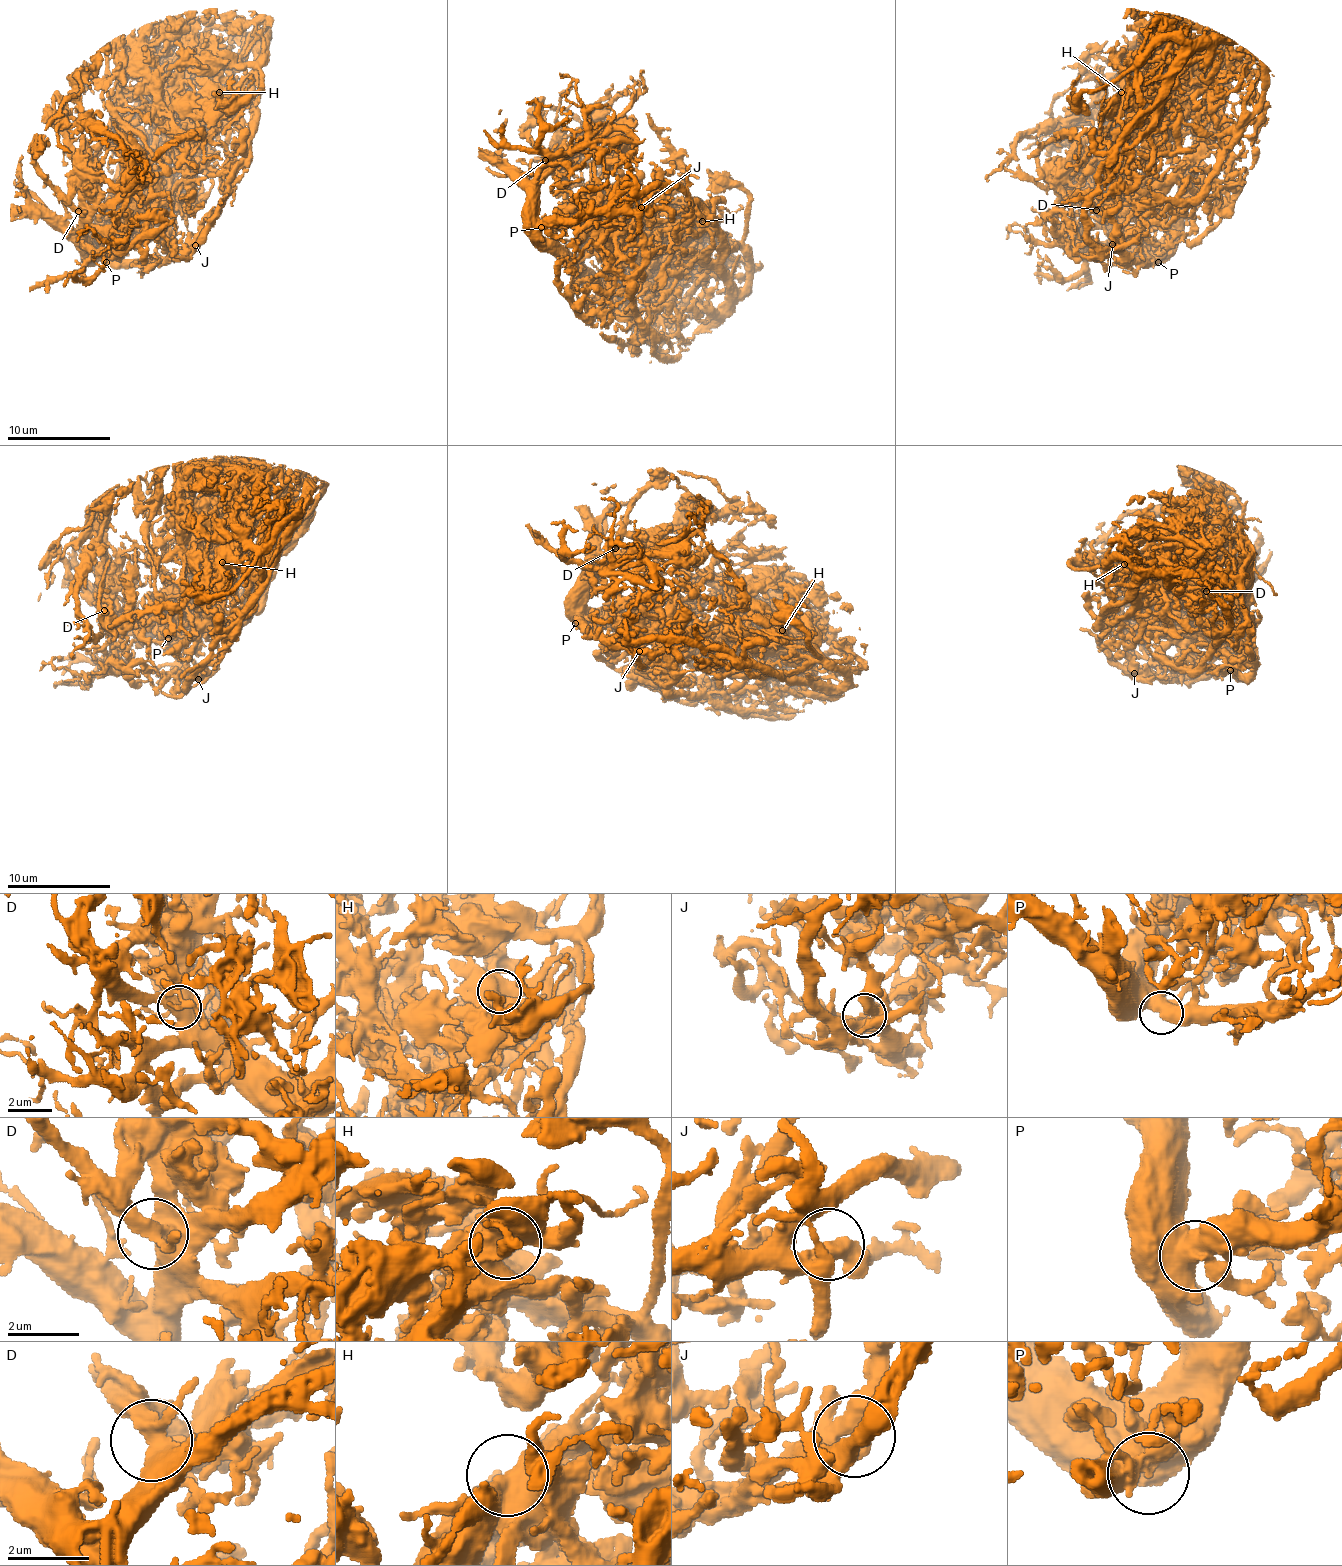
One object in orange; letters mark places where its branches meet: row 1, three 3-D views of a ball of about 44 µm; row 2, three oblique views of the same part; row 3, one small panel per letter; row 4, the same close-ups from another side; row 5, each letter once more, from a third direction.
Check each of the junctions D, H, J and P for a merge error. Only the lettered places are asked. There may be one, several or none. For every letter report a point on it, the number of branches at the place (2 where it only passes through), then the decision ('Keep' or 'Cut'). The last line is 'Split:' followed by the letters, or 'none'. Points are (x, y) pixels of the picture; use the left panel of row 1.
D: Place: (78, 211). Branches: 4. Keep
H: Place: (219, 92). Branches: 1. Keep
J: Place: (195, 245). Branches: 4. Keep
P: Place: (106, 262). Branches: 4. Keep
Split: none

